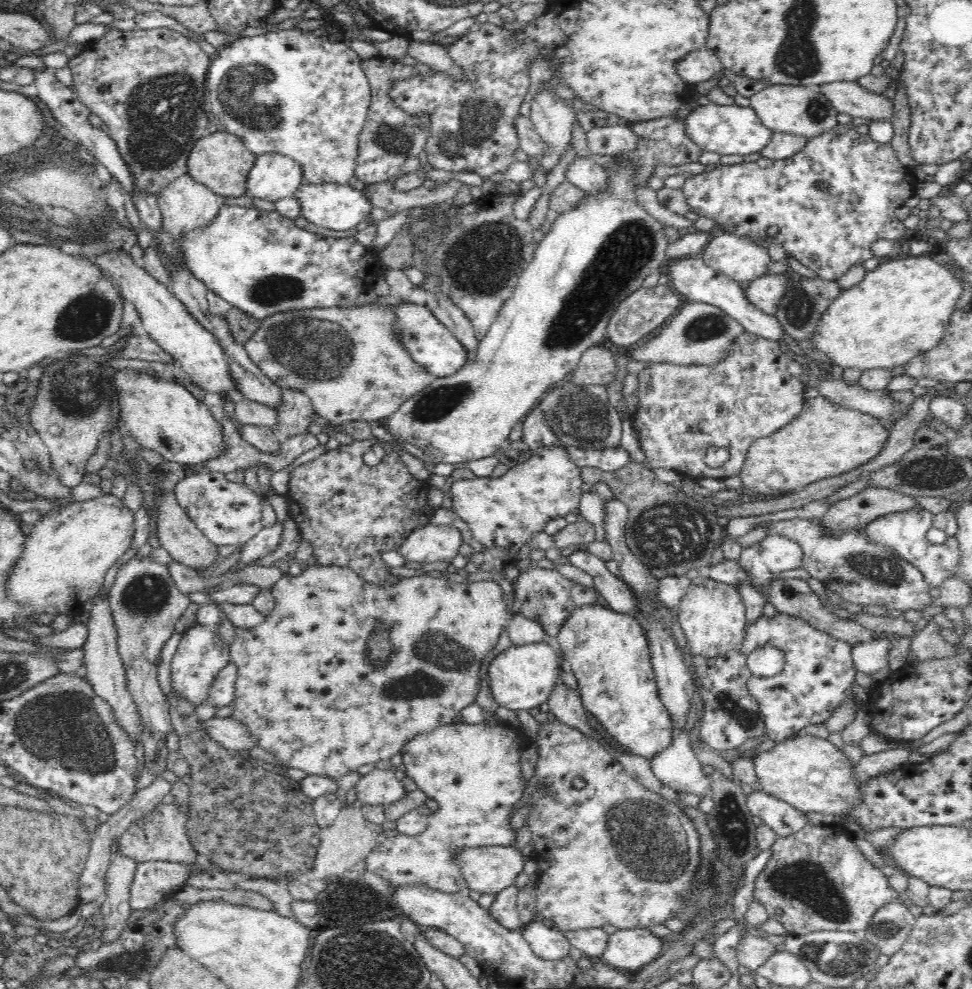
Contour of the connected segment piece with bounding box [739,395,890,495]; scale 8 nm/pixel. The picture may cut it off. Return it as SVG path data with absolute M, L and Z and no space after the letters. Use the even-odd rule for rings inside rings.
M822 395L809 398L792 422L775 433L757 438L749 446L746 462L739 472L742 491L746 495L780 495L800 490L818 479L845 473L876 458L884 450L889 434L890 431L872 415L846 409ZM771 472L780 472L785 478L785 483L778 492L766 485L766 477Z

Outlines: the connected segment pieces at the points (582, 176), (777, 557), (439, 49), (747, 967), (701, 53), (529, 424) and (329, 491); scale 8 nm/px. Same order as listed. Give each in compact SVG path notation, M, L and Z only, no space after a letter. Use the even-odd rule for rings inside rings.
M576 155L569 164L566 181L586 193L602 192L608 186L608 174L600 161Z
M785 536L765 537L759 542L760 556L773 574L803 566L803 548Z
M410 39L408 54L418 62L427 64L432 71L445 72L452 78L464 78L464 71L448 54L447 47L430 41L415 41Z
M764 934L744 936L737 945L737 958L743 971L755 971L777 952L776 946Z
M707 46L685 54L678 62L676 72L685 80L686 84L695 86L711 78L722 78L723 64L721 60Z
M538 406L534 407L522 422L523 434L521 440L524 441L533 451L546 448L546 446L563 446L552 427L546 423L544 411Z
M376 438L352 441L351 444L326 450L316 460L291 470L289 477L289 490L286 493L289 516L298 524L300 538L312 545L316 564L348 567L362 579L376 585L391 585L402 580L388 573L390 566L382 561L380 554L386 550L397 551L408 534L430 523L436 509L428 503L428 482L412 477L393 445ZM374 443L382 443L386 454L376 466L367 466L363 456Z

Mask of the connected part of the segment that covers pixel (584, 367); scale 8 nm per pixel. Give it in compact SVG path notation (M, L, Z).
M592 345L586 349L570 378L570 384L608 386L616 374L614 353L609 348Z

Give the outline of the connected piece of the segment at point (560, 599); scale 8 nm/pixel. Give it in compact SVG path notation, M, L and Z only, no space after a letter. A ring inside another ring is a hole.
M523 568L515 581L515 594L521 602L520 612L528 620L537 622L545 630L546 644L553 644L562 630L566 619L578 608L590 604L598 604L599 592L594 586L578 584L565 576L558 569Z

